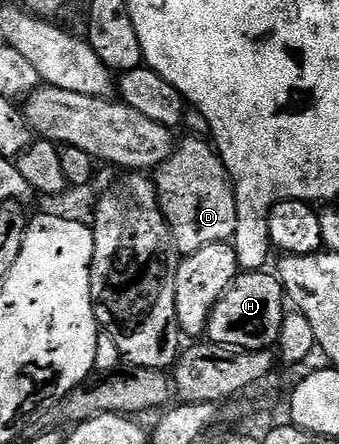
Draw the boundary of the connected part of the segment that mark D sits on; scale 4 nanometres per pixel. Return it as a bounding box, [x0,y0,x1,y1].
[152,140,236,257]

